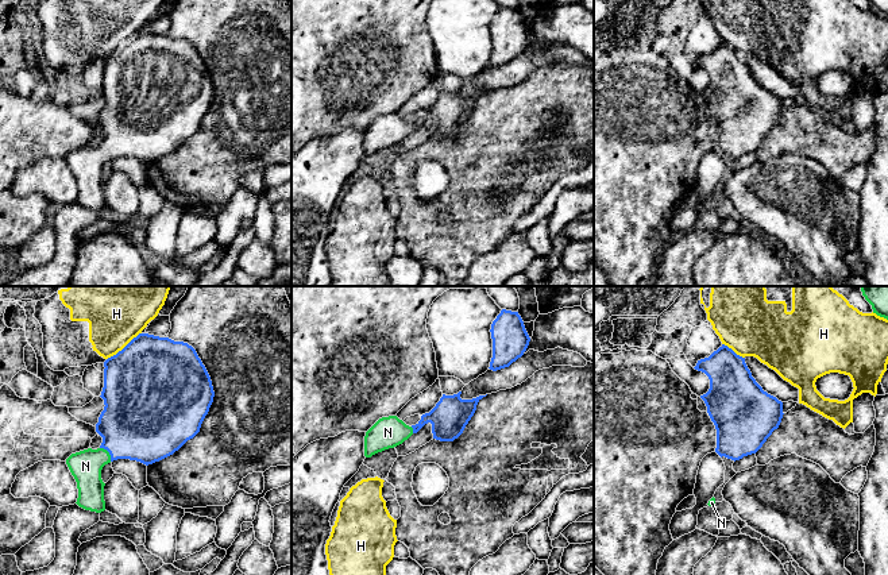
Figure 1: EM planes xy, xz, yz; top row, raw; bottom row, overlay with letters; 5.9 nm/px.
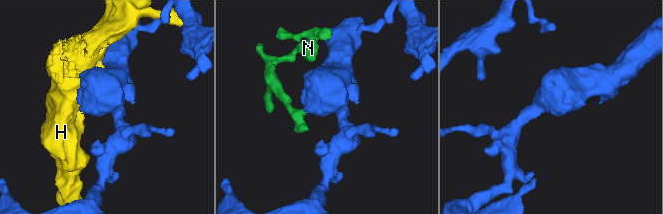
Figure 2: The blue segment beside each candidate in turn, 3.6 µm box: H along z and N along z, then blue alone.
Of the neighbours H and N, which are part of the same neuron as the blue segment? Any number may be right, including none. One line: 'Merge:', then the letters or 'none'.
Merge: N

